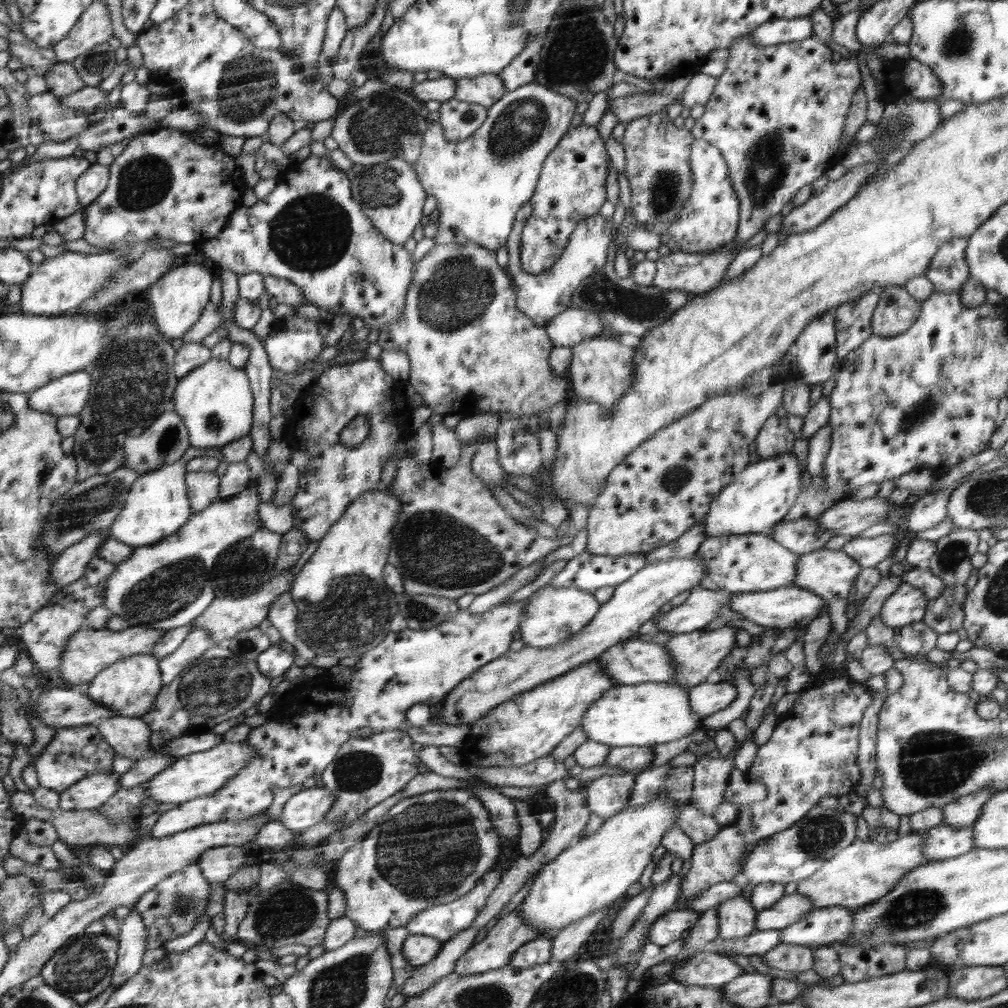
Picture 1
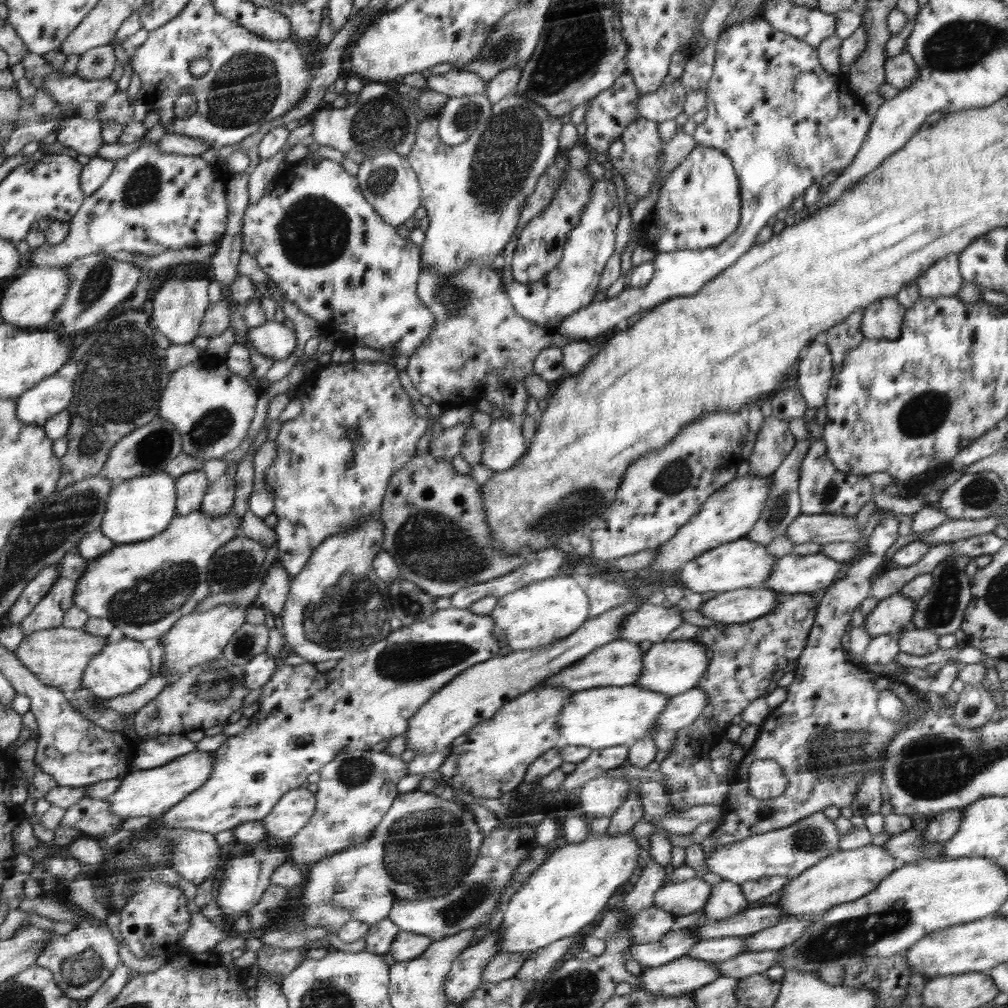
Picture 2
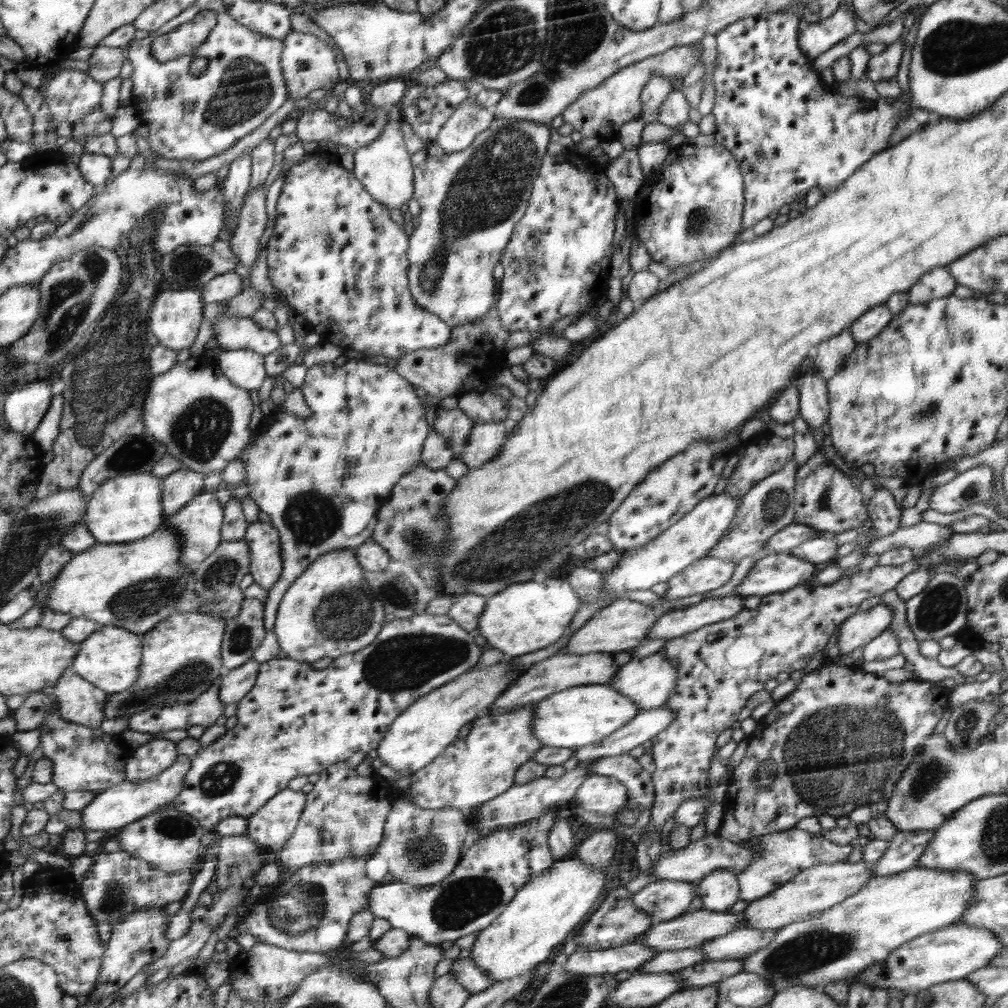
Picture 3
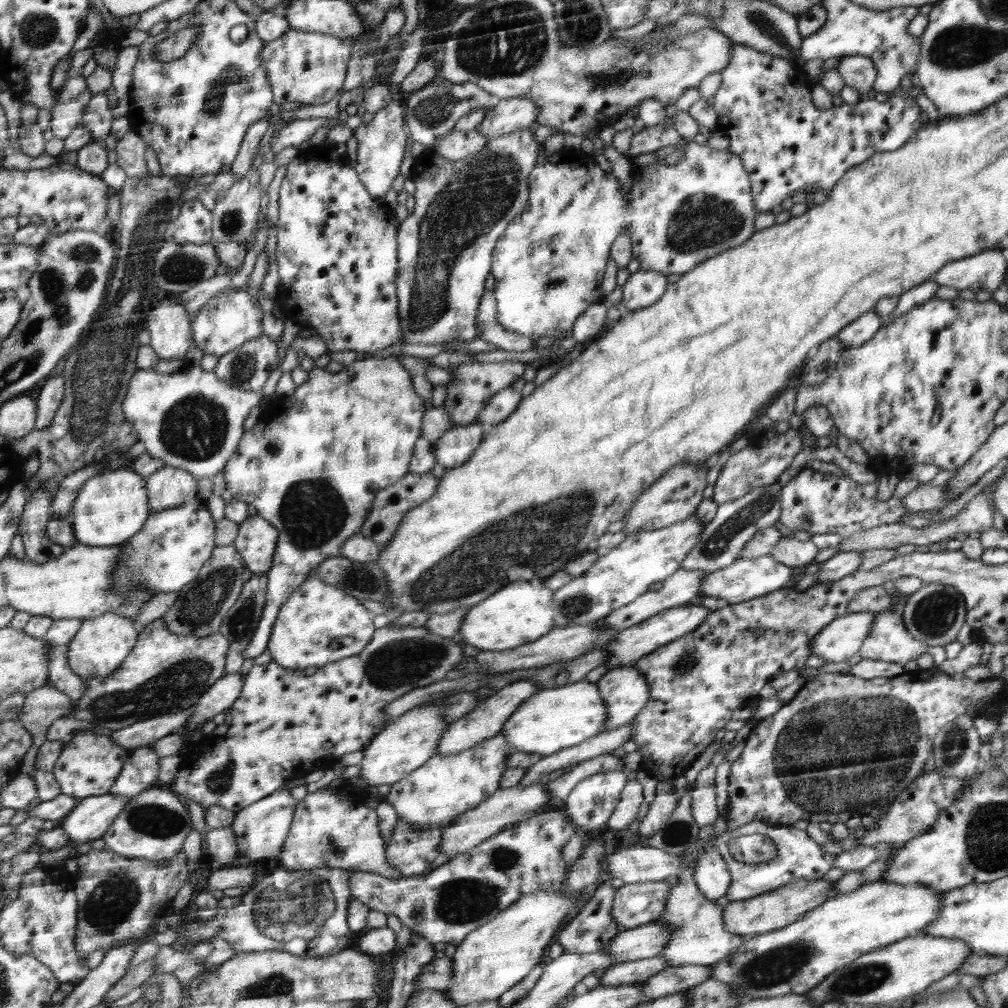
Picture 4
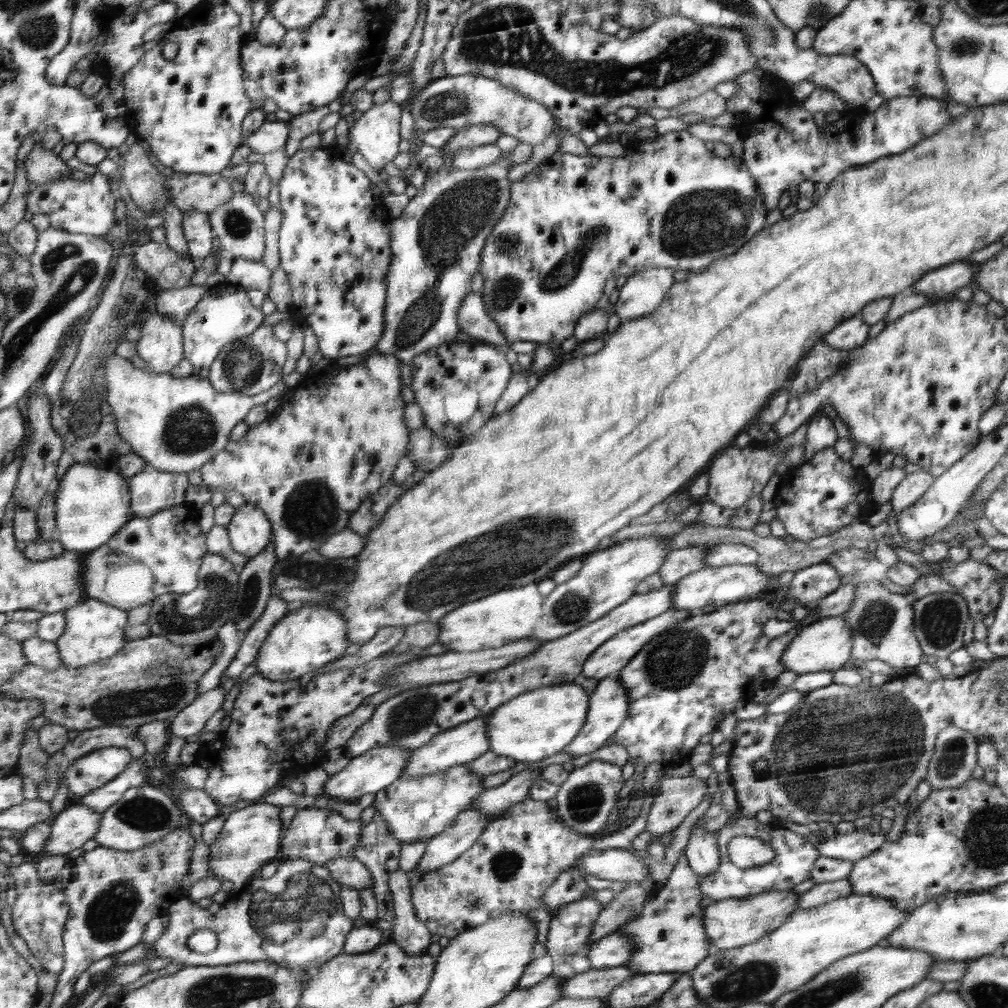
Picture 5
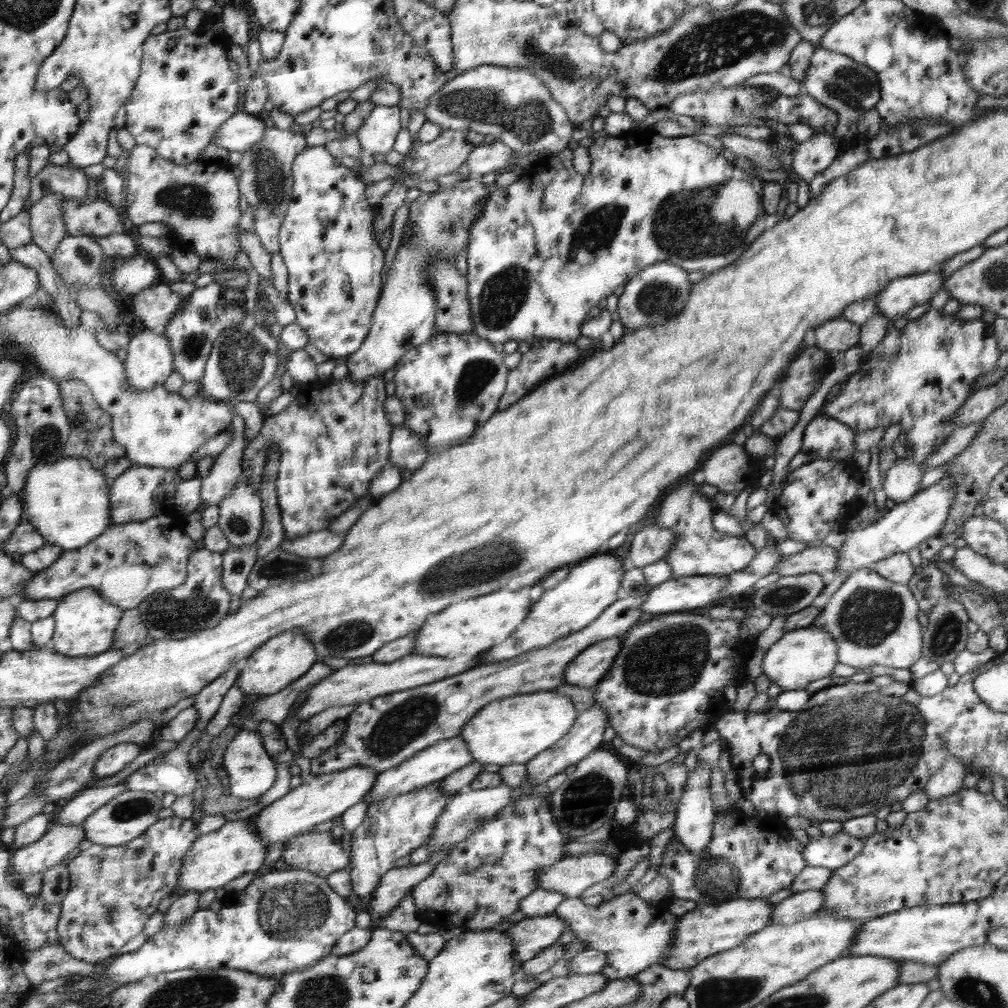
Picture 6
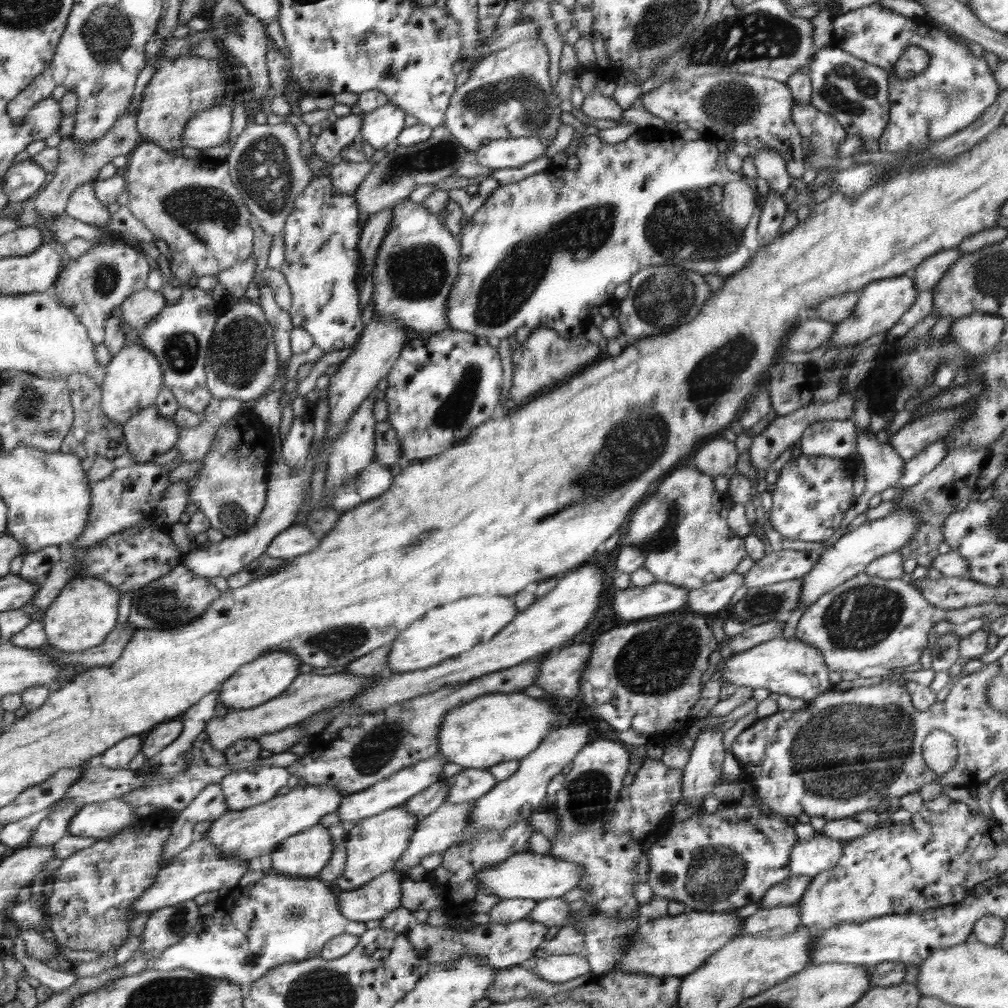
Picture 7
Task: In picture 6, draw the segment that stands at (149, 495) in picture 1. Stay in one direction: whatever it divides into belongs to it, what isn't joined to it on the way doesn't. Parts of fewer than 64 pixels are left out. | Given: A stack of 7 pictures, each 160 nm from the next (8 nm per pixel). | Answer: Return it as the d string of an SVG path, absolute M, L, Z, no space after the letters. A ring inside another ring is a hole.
M64 455L59 461L36 465L28 477L25 493L20 499L23 504L24 520L40 533L47 544L60 546L63 551L82 549L88 546L95 537L104 533L111 524L111 501L113 492L111 482L103 472L96 470L86 458L74 458Z

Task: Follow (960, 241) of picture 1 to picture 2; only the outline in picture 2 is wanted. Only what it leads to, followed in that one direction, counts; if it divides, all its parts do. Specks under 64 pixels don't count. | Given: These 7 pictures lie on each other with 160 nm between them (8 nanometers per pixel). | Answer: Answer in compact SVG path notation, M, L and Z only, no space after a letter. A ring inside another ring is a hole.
M959 254L939 258L915 282L920 298L956 295L963 283L959 273Z

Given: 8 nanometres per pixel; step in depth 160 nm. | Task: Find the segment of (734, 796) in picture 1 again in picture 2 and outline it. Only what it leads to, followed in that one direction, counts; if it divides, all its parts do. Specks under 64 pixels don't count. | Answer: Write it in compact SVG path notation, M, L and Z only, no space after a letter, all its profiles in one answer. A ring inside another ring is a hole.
M780 593L773 611L750 622L727 624L725 627L704 627L691 638L706 643L710 666L696 687L702 688L710 700L694 722L677 730L670 754L659 766L659 771L665 776L663 785L669 804L675 810L701 804L720 805L726 800L731 784L726 774L720 775L710 770L712 742L724 732L726 720L732 720L750 702L764 696L766 684L770 684L776 670L783 670L788 662L796 661L802 655L818 605L811 593ZM772 759L755 760L749 768L749 793L760 800L780 796L788 786L782 767Z

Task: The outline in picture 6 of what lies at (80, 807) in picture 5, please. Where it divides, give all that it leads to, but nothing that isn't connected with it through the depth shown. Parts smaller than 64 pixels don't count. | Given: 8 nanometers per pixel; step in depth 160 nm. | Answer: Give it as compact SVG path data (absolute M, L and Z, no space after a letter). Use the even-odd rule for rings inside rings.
M52 824L42 838L28 846L12 849L11 862L15 875L26 878L63 862L64 856L86 838L86 827L80 824Z

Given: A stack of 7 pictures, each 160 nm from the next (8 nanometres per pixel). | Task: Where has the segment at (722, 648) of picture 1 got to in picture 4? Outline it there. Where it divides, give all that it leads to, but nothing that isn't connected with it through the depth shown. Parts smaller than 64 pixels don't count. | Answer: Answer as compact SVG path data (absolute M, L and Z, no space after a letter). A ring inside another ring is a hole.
M635 665L608 670L597 685L608 707L602 732L629 724L651 702L648 678Z

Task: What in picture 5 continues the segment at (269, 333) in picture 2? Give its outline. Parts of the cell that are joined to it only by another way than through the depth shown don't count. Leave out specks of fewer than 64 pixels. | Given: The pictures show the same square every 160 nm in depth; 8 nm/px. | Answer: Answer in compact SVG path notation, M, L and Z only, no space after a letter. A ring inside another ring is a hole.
M228 280L223 283L219 283L216 286L212 286L207 290L204 298L193 308L193 311L181 322L183 327L183 346L186 353L183 354L183 358L188 358L188 362L193 368L205 368L209 367L218 356L222 353L224 348L229 348L239 338L246 337L250 333L259 328L260 324L264 322L264 314L254 308L248 298L246 298L246 292L228 286Z

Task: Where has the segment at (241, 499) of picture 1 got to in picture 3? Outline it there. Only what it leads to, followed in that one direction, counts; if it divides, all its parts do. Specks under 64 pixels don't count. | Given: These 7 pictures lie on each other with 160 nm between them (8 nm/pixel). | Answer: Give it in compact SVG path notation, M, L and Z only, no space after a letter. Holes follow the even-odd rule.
M162 525L150 536L138 541L118 545L96 544L80 554L75 554L71 564L60 570L56 580L52 580L54 584L44 584L36 580L27 588L35 594L36 606L41 606L44 610L65 612L72 618L86 617L88 620L117 626L142 636L171 616L180 596L190 586L195 569L192 566L183 566L184 544L178 530Z

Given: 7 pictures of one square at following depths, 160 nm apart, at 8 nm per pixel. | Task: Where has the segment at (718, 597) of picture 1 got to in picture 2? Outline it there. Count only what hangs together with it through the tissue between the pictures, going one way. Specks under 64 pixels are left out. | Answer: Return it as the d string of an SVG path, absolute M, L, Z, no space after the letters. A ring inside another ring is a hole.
M644 603L635 613L627 616L620 639L636 643L643 640L653 643L664 641L670 632L682 624L680 611L676 607L668 609L663 605Z

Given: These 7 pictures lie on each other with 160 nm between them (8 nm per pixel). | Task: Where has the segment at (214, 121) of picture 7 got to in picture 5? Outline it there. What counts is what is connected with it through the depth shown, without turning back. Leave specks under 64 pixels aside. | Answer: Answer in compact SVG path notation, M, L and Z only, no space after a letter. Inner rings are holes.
M269 118L262 123L252 134L244 136L246 146L253 152L265 155L285 146L289 128L284 121Z

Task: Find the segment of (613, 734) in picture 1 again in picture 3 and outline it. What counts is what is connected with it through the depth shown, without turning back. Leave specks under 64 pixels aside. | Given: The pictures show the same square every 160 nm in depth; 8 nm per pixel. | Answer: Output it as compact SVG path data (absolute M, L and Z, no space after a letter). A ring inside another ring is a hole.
M607 684L576 685L535 704L534 733L543 746L580 749L602 741L638 716L635 700Z

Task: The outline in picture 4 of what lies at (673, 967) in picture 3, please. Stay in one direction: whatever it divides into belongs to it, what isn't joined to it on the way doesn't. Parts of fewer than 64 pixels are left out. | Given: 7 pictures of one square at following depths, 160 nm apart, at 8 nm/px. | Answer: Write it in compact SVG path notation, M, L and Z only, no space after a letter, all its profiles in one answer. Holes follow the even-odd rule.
M664 957L641 959L635 962L624 962L608 968L599 978L599 986L622 986L630 983L642 983L650 976L670 968Z

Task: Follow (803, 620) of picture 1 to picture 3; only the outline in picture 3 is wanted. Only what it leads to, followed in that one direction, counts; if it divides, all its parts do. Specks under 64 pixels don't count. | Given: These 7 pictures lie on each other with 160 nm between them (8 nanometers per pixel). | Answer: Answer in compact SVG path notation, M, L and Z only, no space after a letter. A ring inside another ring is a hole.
M726 596L702 600L696 605L683 609L673 608L668 613L660 614L647 638L667 638L672 640L678 636L694 632L707 624L727 619L744 607L744 596Z

